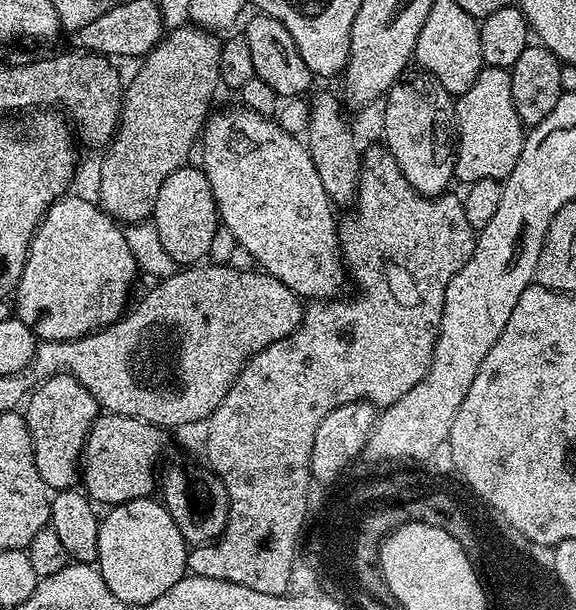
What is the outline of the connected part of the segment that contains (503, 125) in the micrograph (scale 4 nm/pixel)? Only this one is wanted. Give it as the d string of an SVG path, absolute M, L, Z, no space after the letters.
M485 66L478 78L474 78L474 86L470 86L470 90L463 92L455 101L458 129L455 179L461 180L461 185L482 182L482 178L503 181L510 170L514 170L518 154L522 154L526 126L518 118L518 110L514 110L511 81L509 69Z

